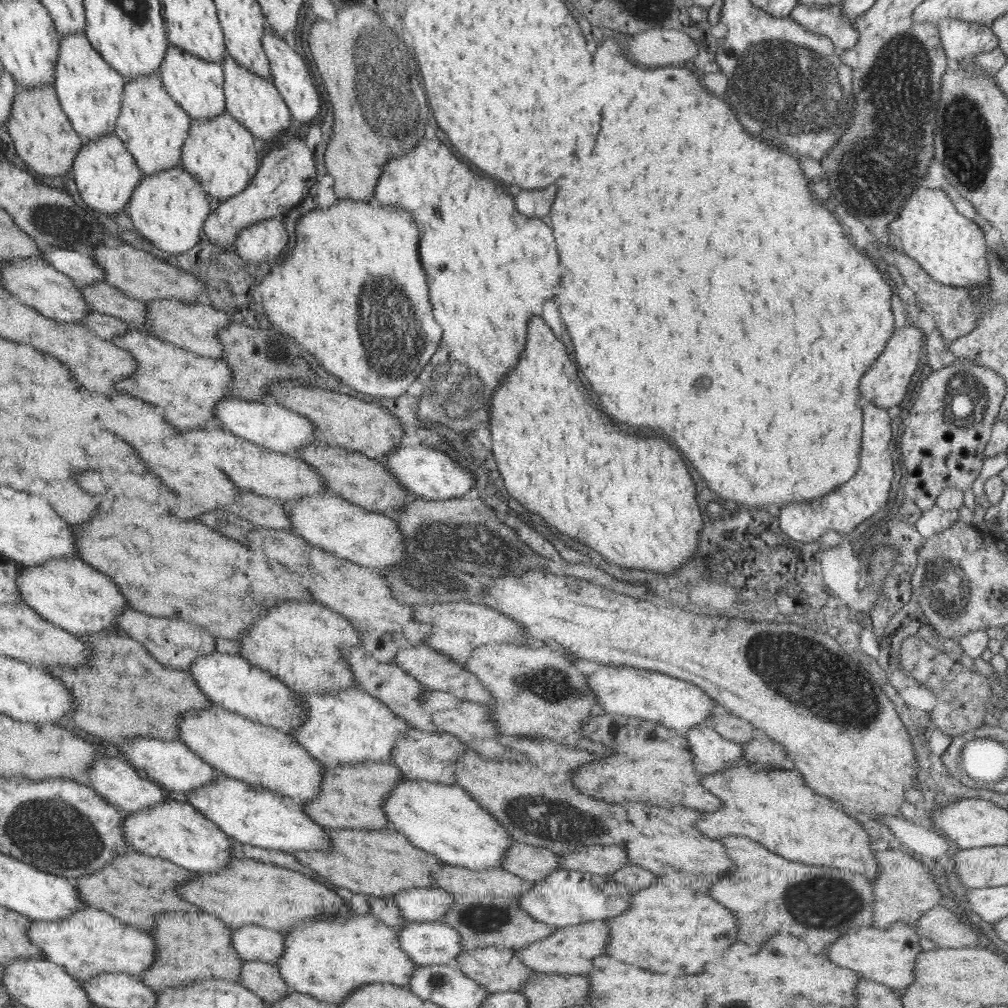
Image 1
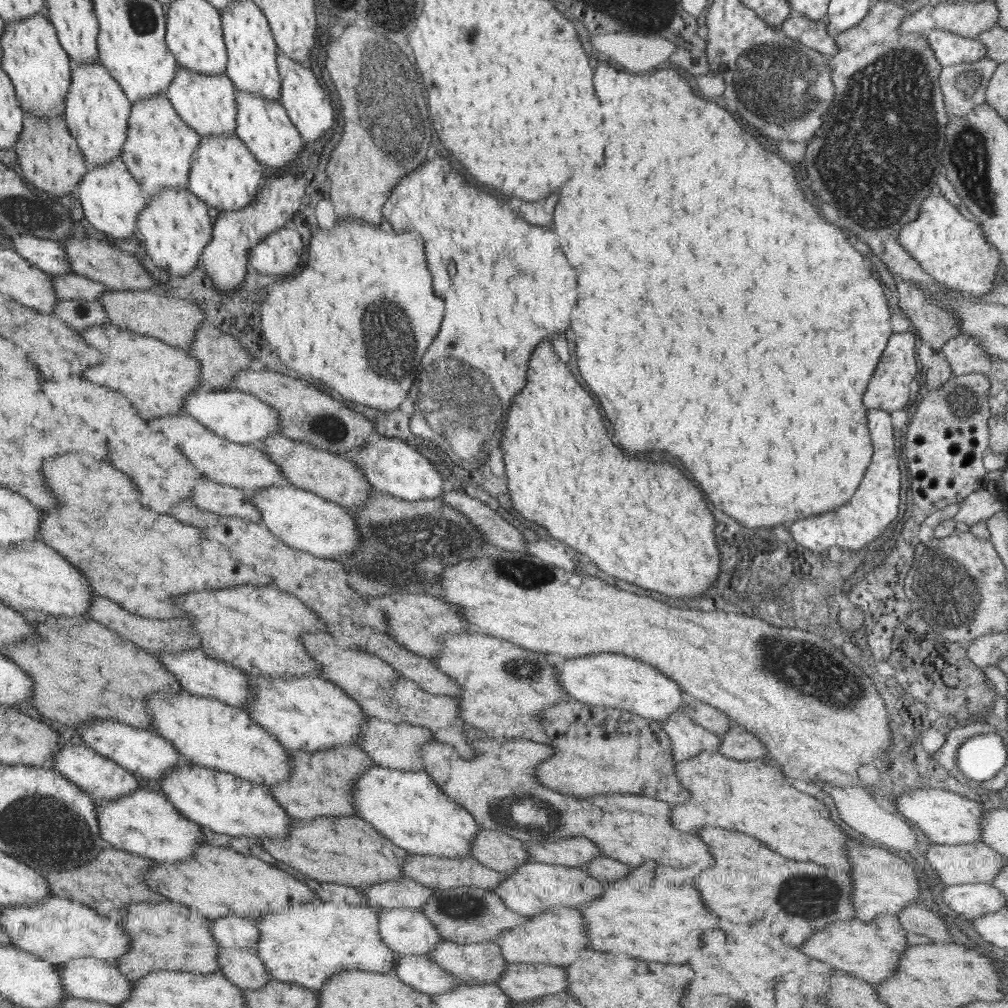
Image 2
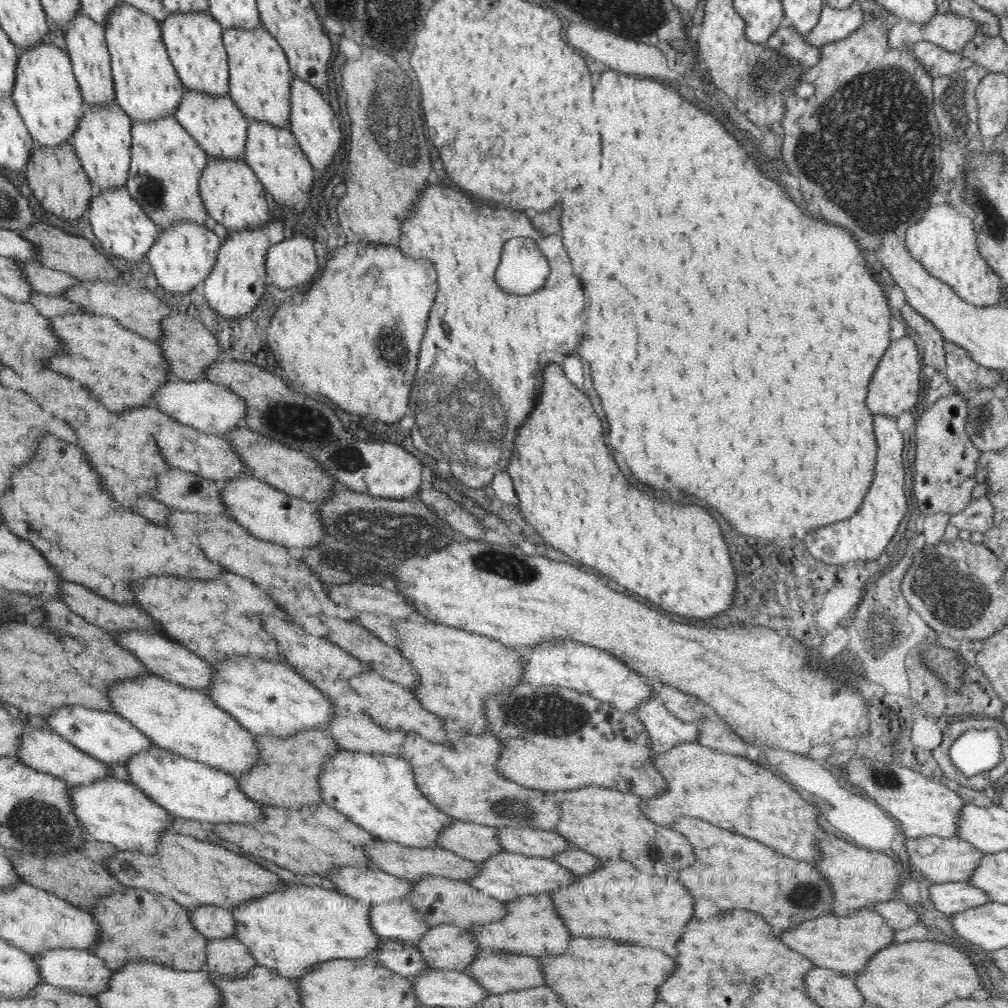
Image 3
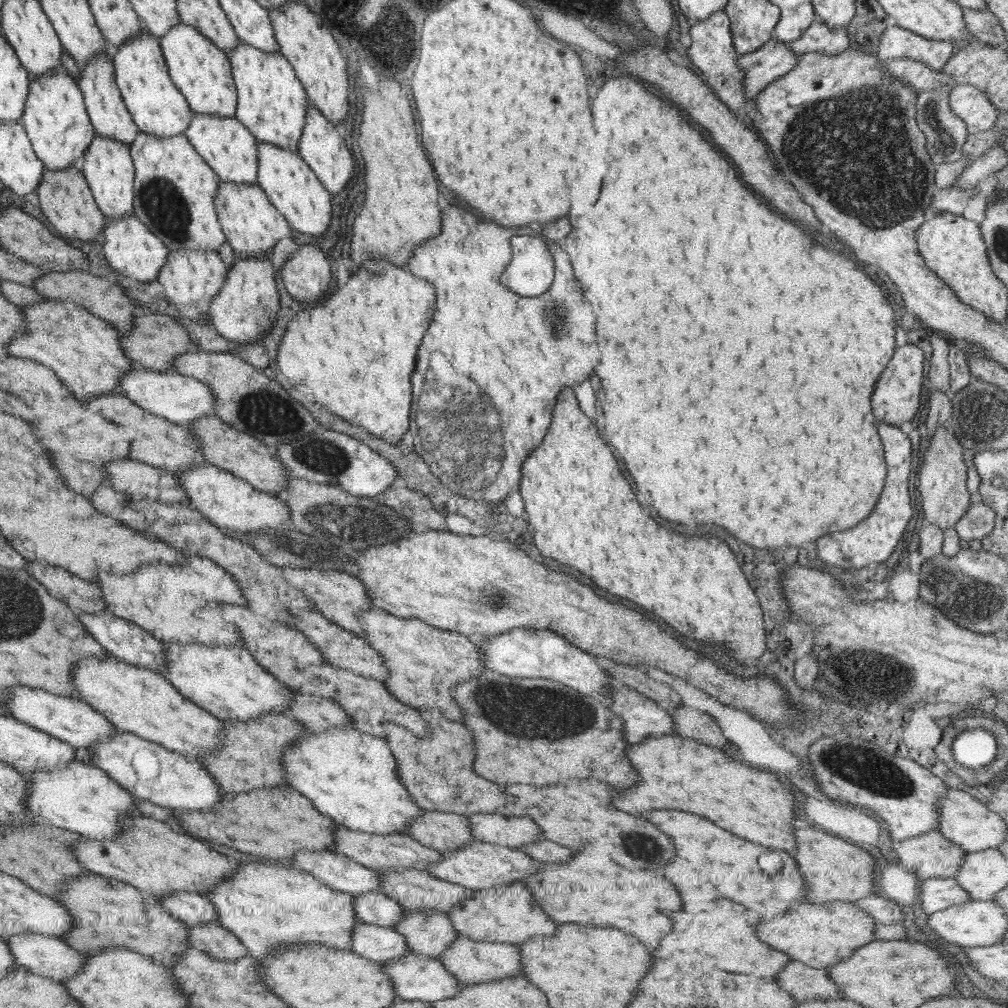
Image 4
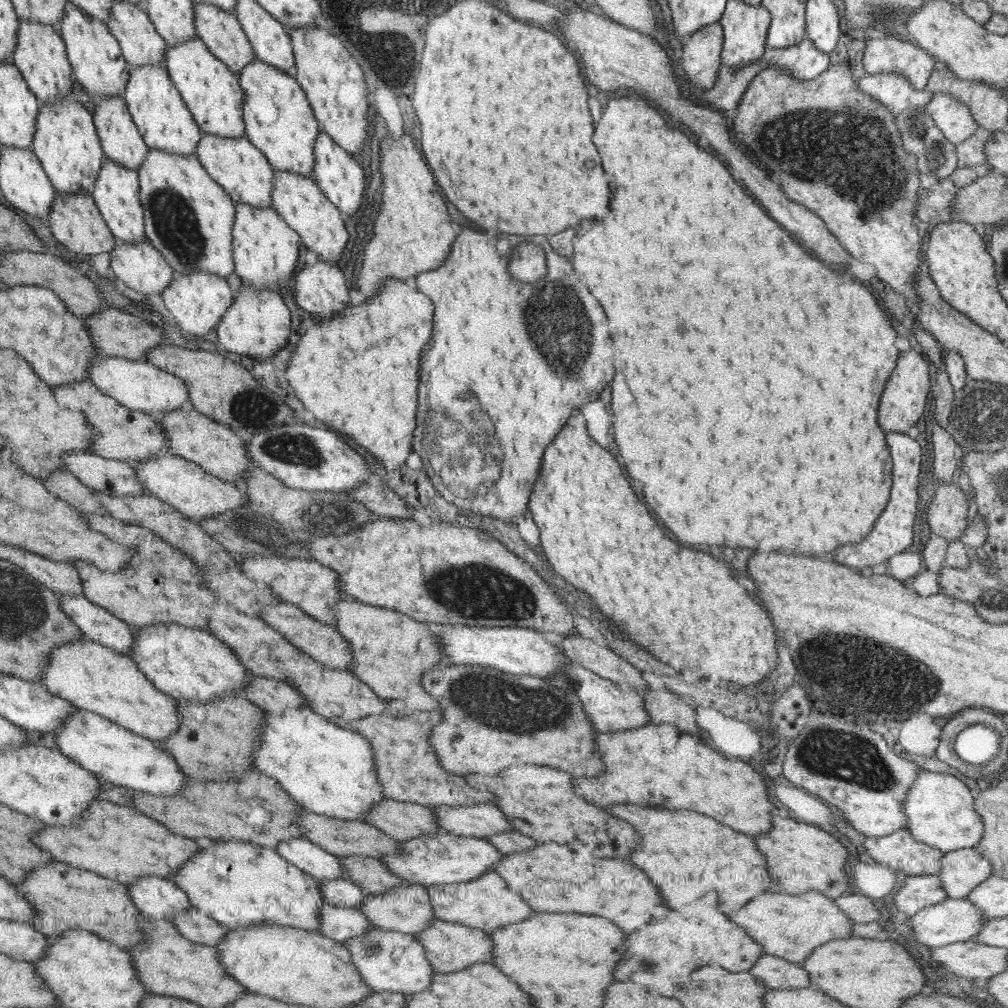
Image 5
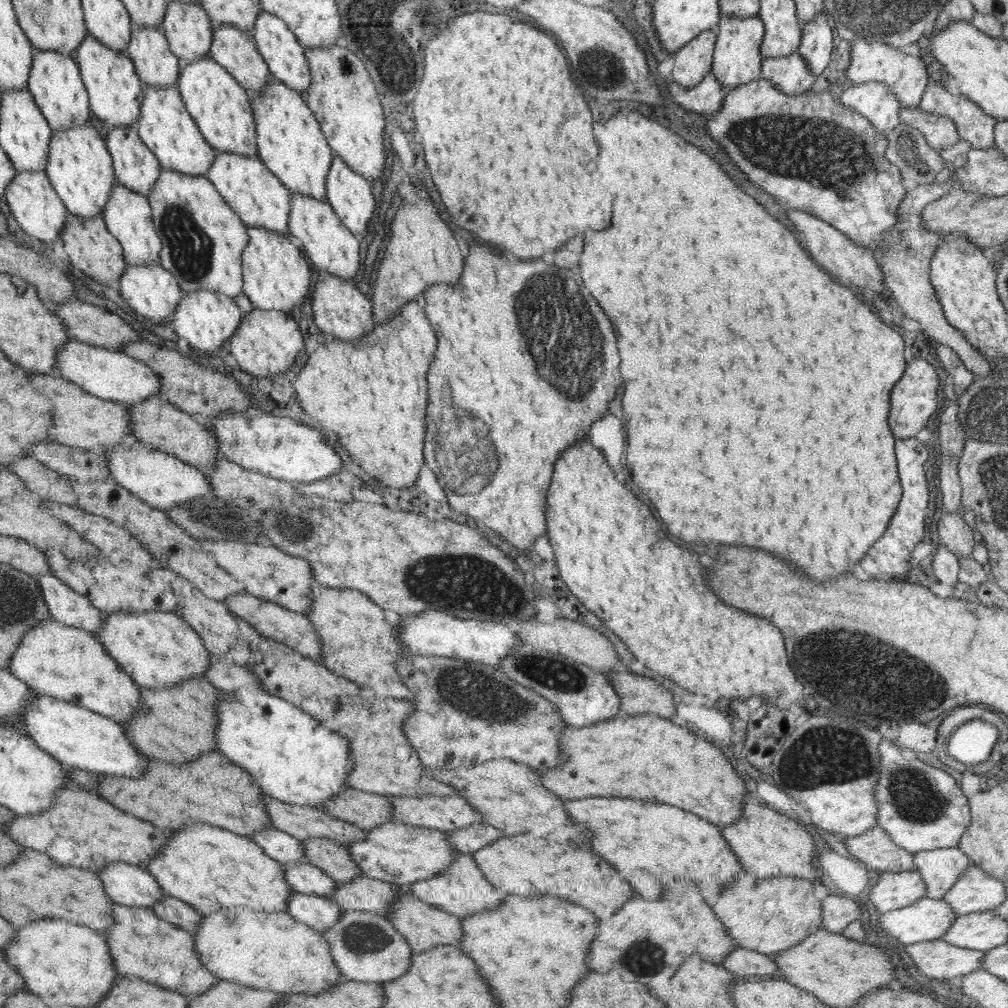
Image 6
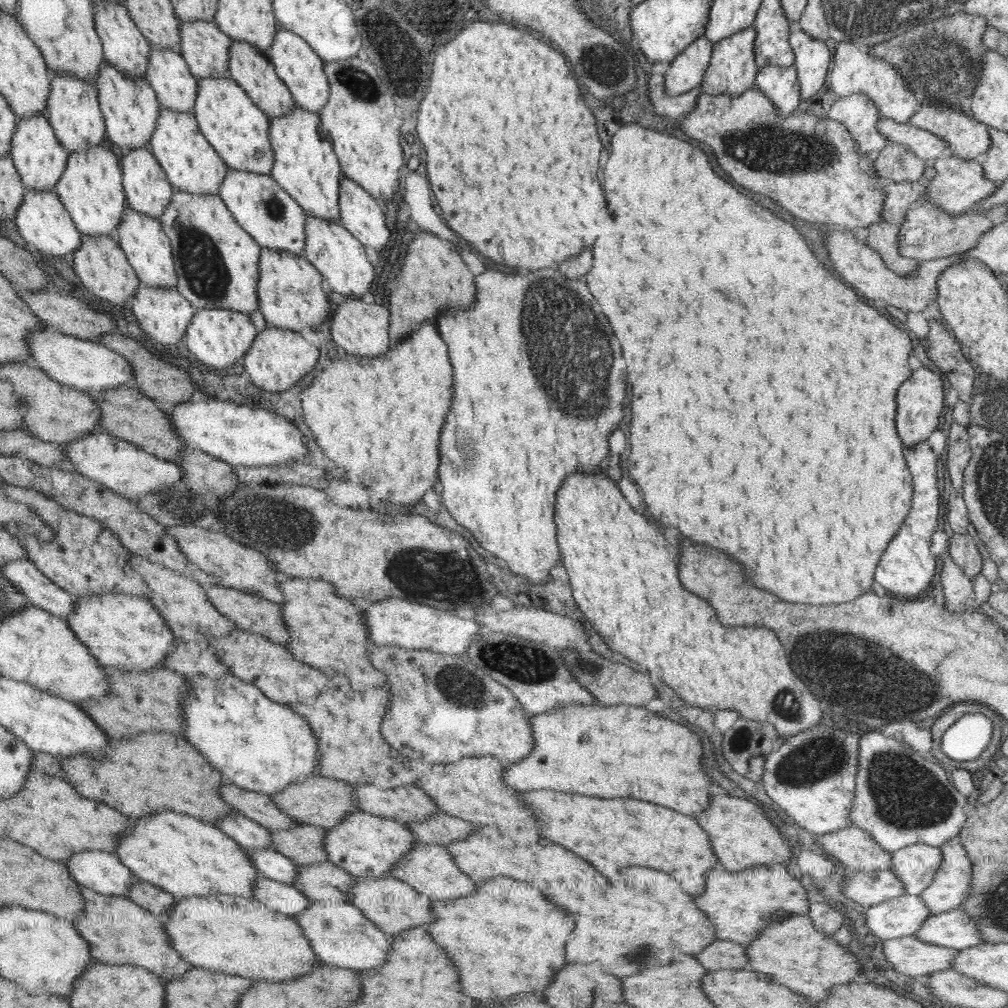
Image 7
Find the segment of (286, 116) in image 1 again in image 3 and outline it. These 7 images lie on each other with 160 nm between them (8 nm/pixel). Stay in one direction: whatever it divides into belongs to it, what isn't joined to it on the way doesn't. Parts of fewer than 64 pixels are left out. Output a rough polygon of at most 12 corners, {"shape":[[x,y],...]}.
{"shape":[[248,121],[244,160],[302,212],[318,172],[290,128]]}

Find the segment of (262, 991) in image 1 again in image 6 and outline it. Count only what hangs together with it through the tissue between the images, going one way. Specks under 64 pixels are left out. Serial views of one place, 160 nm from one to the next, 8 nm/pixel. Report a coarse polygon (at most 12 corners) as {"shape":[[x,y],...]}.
{"shape":[[168,895],[152,908],[159,918],[195,934],[200,909]]}

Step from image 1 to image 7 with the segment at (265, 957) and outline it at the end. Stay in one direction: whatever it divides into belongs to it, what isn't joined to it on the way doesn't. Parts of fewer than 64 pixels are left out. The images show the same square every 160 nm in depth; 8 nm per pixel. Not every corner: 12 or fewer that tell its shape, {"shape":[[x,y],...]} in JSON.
{"shape":[[85,850],[63,862],[74,882],[125,897],[138,880],[117,854]]}

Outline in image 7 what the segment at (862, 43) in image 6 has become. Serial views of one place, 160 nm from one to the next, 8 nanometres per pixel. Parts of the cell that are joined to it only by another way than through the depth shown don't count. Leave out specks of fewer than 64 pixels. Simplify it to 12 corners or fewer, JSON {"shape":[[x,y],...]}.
{"shape":[[835,41],[831,89],[908,123],[922,90],[884,59]]}

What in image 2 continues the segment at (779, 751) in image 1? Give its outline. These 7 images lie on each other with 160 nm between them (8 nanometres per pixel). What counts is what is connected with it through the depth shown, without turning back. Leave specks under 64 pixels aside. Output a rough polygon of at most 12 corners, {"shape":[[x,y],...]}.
{"shape":[[738,724],[720,735],[716,752],[741,761],[768,760],[768,748]]}

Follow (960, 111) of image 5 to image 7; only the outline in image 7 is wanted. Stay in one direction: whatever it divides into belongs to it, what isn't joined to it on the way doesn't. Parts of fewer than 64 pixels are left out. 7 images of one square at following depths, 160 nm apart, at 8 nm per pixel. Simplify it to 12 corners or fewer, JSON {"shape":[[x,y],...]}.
{"shape":[[882,117],[878,130],[923,161],[943,156],[947,142],[908,123]]}

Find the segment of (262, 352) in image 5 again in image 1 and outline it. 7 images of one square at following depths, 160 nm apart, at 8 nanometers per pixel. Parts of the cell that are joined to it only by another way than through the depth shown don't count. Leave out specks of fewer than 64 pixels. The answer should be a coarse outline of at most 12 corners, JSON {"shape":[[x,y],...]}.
{"shape":[[296,135],[270,146],[260,169],[206,220],[225,249],[237,234],[306,199],[314,154]]}

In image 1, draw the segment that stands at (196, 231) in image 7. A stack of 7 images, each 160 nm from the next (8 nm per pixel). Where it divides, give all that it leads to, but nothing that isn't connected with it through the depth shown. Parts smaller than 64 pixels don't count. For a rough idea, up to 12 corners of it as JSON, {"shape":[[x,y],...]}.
{"shape":[[158,75],[125,81],[116,133],[145,175],[181,164],[192,118]]}

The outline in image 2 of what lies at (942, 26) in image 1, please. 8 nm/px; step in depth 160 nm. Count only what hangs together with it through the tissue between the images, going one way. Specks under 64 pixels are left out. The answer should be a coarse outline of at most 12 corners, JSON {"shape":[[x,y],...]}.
{"shape":[[945,30],[928,33],[936,62],[968,65],[987,55],[978,38]]}

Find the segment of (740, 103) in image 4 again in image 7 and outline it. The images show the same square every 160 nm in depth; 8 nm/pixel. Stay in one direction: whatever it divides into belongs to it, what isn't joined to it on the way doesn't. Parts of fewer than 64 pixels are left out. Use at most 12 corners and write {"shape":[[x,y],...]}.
{"shape":[[691,42],[664,77],[670,96],[696,88],[712,59],[713,42]]}

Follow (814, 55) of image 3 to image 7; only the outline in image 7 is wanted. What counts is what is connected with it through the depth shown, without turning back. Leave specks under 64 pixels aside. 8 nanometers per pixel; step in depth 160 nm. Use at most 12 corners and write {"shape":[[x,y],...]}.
{"shape":[[663,76],[648,78],[650,102],[657,114],[681,119],[694,110],[700,84],[670,96]]}

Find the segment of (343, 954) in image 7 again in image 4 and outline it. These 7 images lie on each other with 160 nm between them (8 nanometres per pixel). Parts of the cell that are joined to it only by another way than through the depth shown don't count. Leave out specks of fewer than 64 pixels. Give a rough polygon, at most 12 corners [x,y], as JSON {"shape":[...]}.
{"shape":[[412,950],[382,966],[403,1000],[434,1003],[462,982]]}

